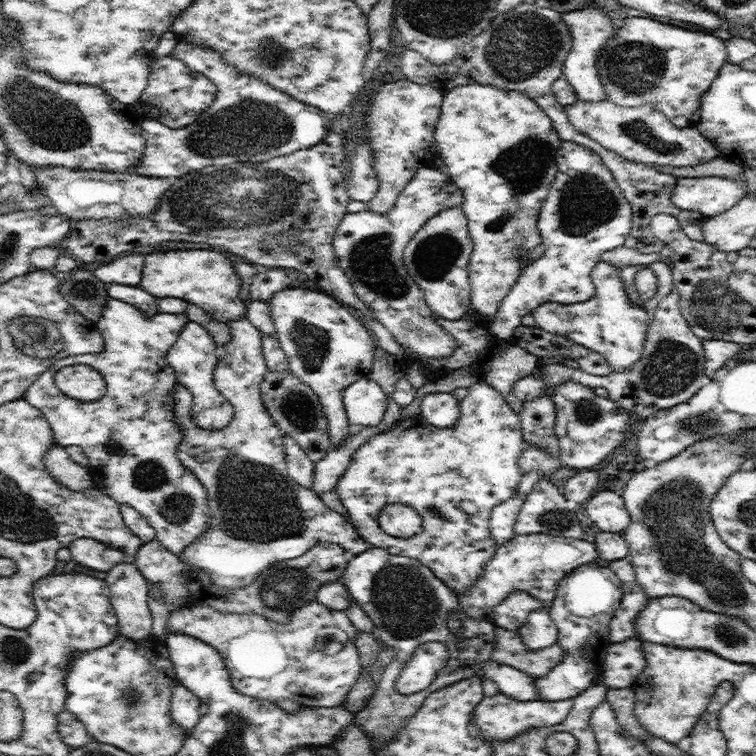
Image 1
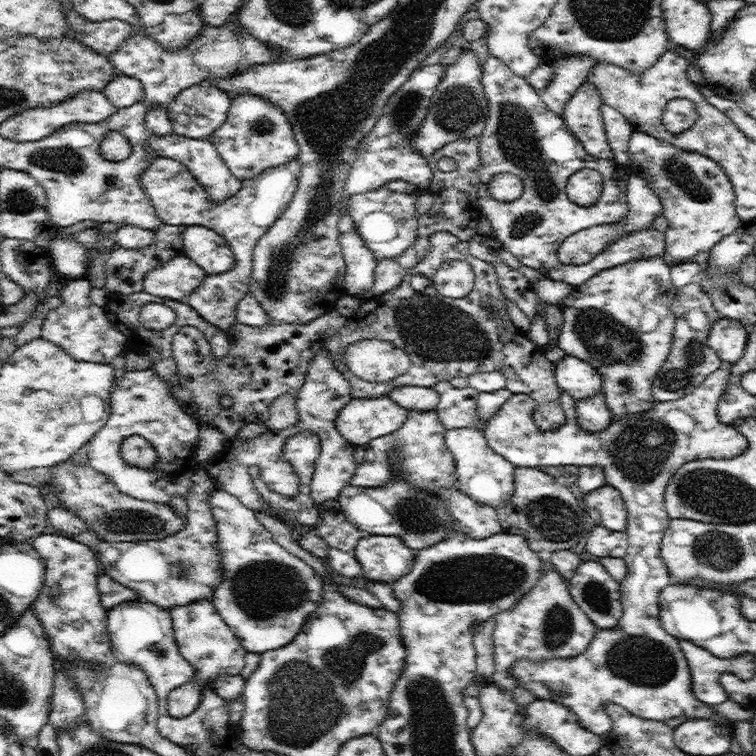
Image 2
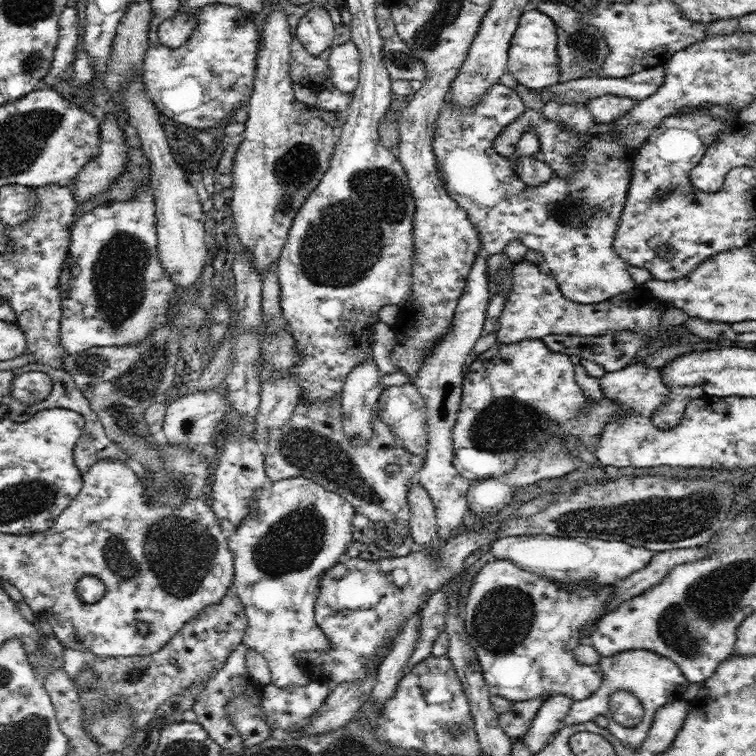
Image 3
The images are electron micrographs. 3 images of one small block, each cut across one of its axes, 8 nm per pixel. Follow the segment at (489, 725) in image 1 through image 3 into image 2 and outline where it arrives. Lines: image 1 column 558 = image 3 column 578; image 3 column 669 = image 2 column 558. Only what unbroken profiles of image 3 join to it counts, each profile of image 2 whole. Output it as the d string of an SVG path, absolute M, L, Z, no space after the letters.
M722 364L716 372L712 372L704 382L701 382L688 396L652 404L650 410L638 414L626 414L618 420L611 420L610 426L602 432L586 432L580 428L576 420L574 398L560 389L561 407L565 412L565 423L558 430L542 430L534 422L536 402L527 394L514 394L494 412L494 416L487 418L484 432L487 443L499 455L510 461L515 467L538 468L541 466L576 465L602 467L606 475L606 485L616 488L622 495L627 510L626 535L628 549L624 561L628 568L627 576L619 582L621 590L622 618L614 628L598 629L586 651L578 656L546 659L518 659L513 662L509 674L518 686L530 690L539 699L552 700L570 708L578 718L582 728L594 732L606 743L610 739L612 719L604 710L604 703L614 702L625 708L630 714L643 719L664 721L670 718L686 716L688 719L718 719L724 723L731 722L728 718L718 714L711 705L696 698L691 688L691 673L686 657L679 645L679 639L674 638L662 626L659 616L659 597L662 590L672 590L672 577L660 555L661 543L670 517L664 508L665 490L670 477L682 464L692 460L705 458L732 458L741 455L748 448L749 442L742 432L733 425L726 425L718 418L718 399L722 396L730 381L730 365Z

